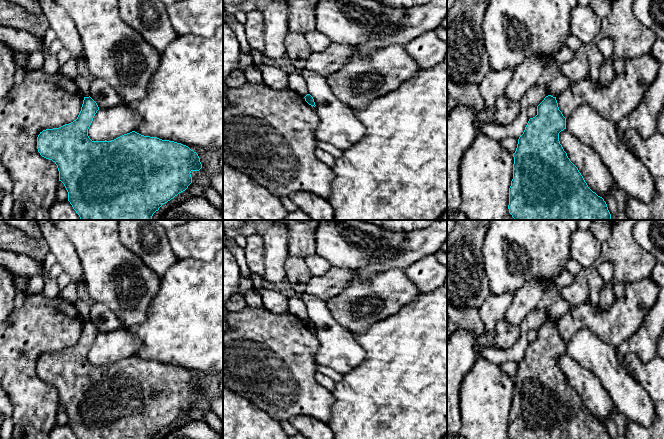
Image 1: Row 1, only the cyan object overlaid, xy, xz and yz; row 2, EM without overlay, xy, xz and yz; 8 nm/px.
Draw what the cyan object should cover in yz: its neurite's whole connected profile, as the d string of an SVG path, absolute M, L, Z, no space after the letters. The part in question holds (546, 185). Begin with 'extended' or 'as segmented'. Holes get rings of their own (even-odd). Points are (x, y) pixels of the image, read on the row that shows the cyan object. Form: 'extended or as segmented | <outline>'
as segmented | M546 96L537 106L537 115L529 119L513 154L513 179L509 188L508 209L515 220L611 220L604 199L588 187L560 144L559 133L564 129L566 118L559 110L556 97Z

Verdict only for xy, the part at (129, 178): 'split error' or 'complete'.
complete

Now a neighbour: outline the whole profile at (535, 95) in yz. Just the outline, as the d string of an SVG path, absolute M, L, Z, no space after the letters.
M549 85L532 86L520 100L520 113L518 117L509 125L480 123L477 119L474 122L476 130L480 129L483 134L491 139L501 141L505 138L516 138L517 140L523 134L529 121L527 109L530 106L538 106L546 96L549 95Z

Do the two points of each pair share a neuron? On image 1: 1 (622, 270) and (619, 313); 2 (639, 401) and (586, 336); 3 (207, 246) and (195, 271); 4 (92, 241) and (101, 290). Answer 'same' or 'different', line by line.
1: different
2: same
3: different
4: same

